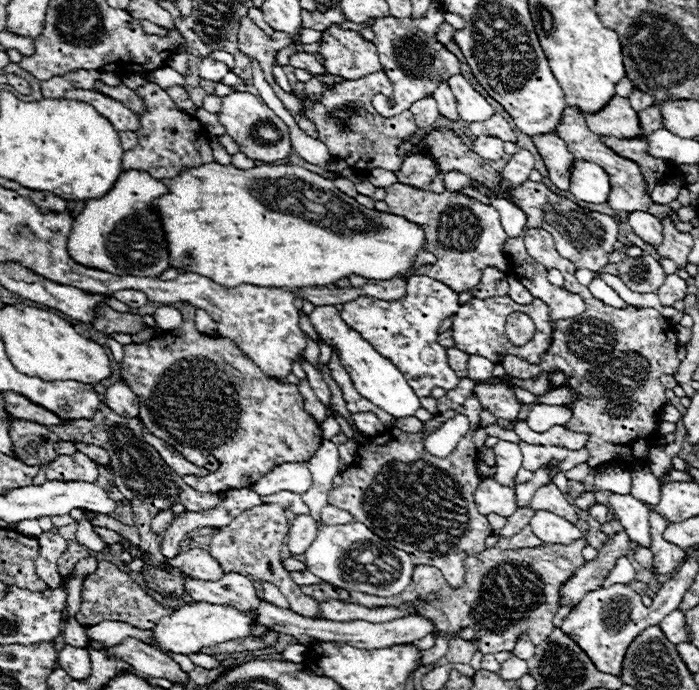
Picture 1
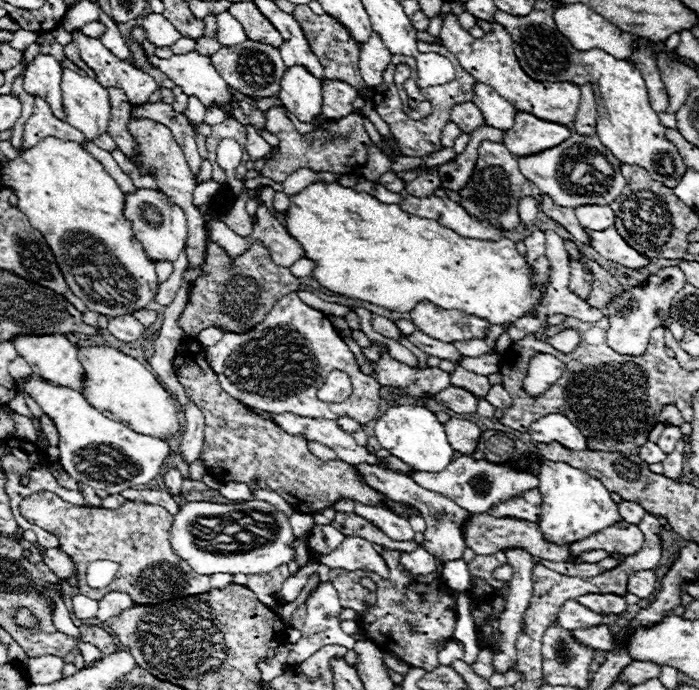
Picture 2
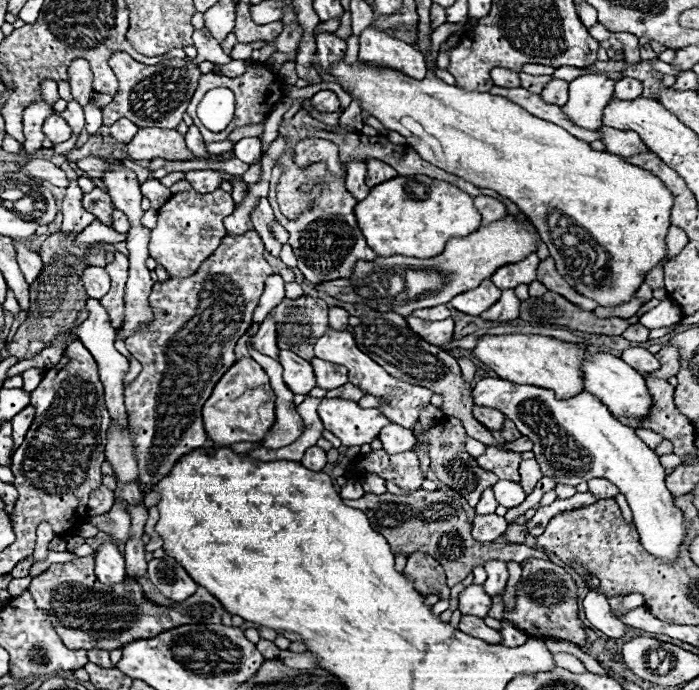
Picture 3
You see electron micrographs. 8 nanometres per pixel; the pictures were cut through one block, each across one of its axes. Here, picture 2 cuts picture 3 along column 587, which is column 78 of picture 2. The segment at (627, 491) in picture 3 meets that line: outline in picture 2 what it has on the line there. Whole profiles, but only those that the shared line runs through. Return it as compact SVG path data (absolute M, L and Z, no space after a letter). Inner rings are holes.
M22 356L14 358L14 362L8 364L8 372L14 378L16 390L34 398L38 406L44 410L44 414L52 418L52 422L56 424L59 434L58 448L60 448L58 462L74 480L94 490L120 494L138 484L148 484L162 470L164 458L170 452L164 440L154 436L144 436L140 432L132 432L132 428L128 428L126 424L102 416L94 406L90 406L84 400L80 392L72 388L46 384L46 380L40 380L32 372L30 364ZM26 376L30 380L22 382L22 378Z

